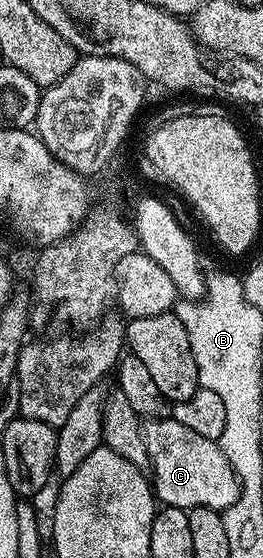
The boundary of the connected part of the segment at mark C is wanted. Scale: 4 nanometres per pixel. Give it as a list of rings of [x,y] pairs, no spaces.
[[[173,419],[147,420],[143,424],[142,434],[144,435],[144,447],[148,447],[150,456],[154,495],[163,506],[171,505],[187,511],[196,507],[225,511],[228,507],[232,507],[232,503],[236,503],[238,476],[232,471],[228,459],[224,459],[224,451],[218,446],[217,441],[206,439]]]

